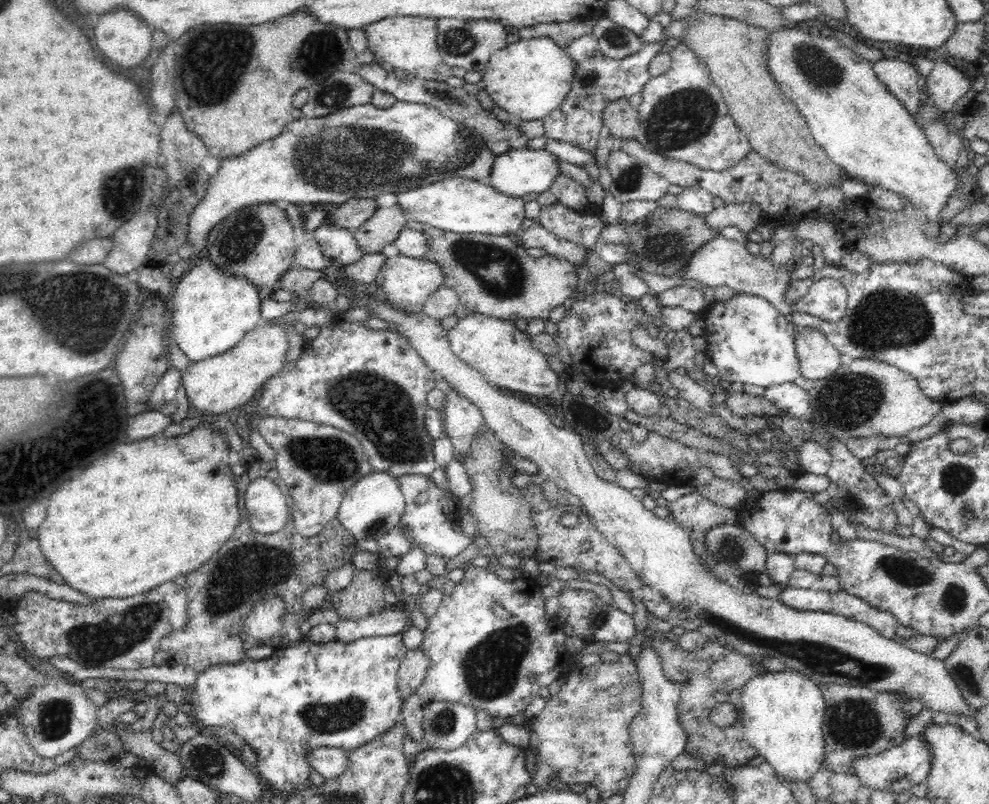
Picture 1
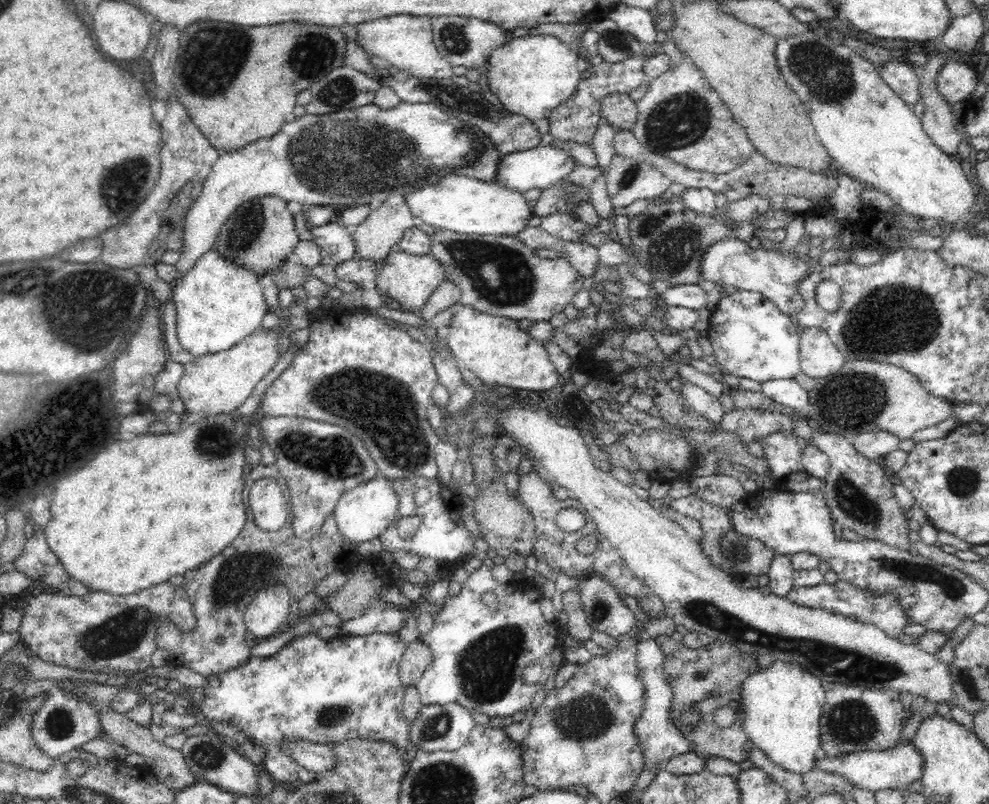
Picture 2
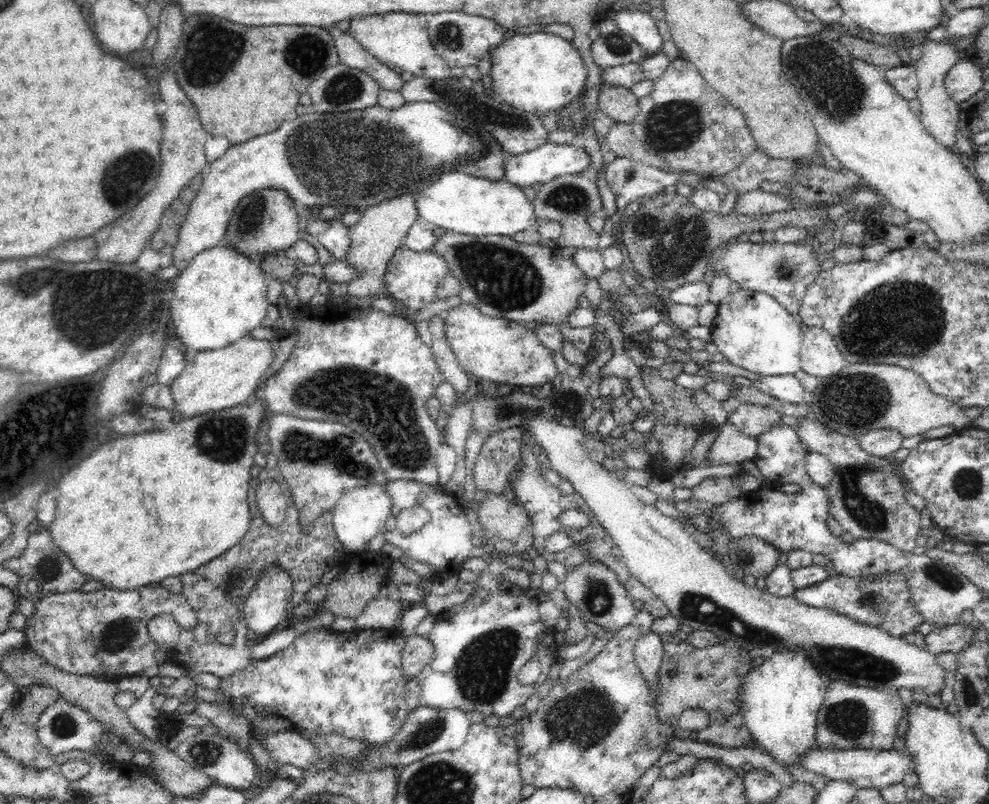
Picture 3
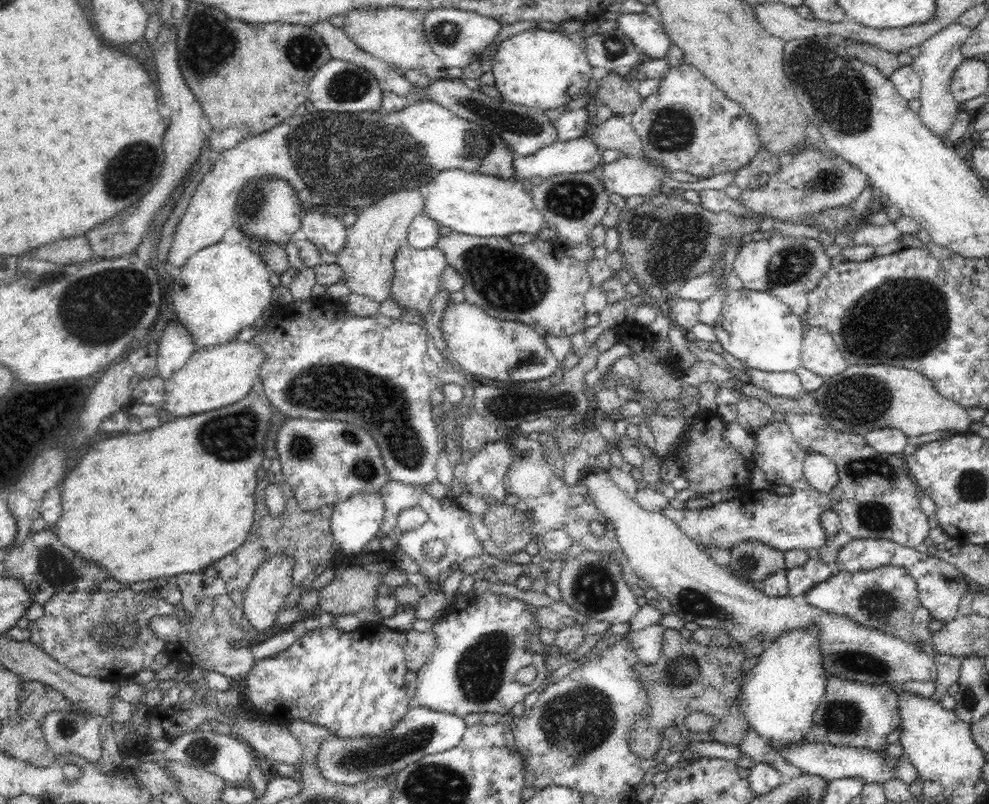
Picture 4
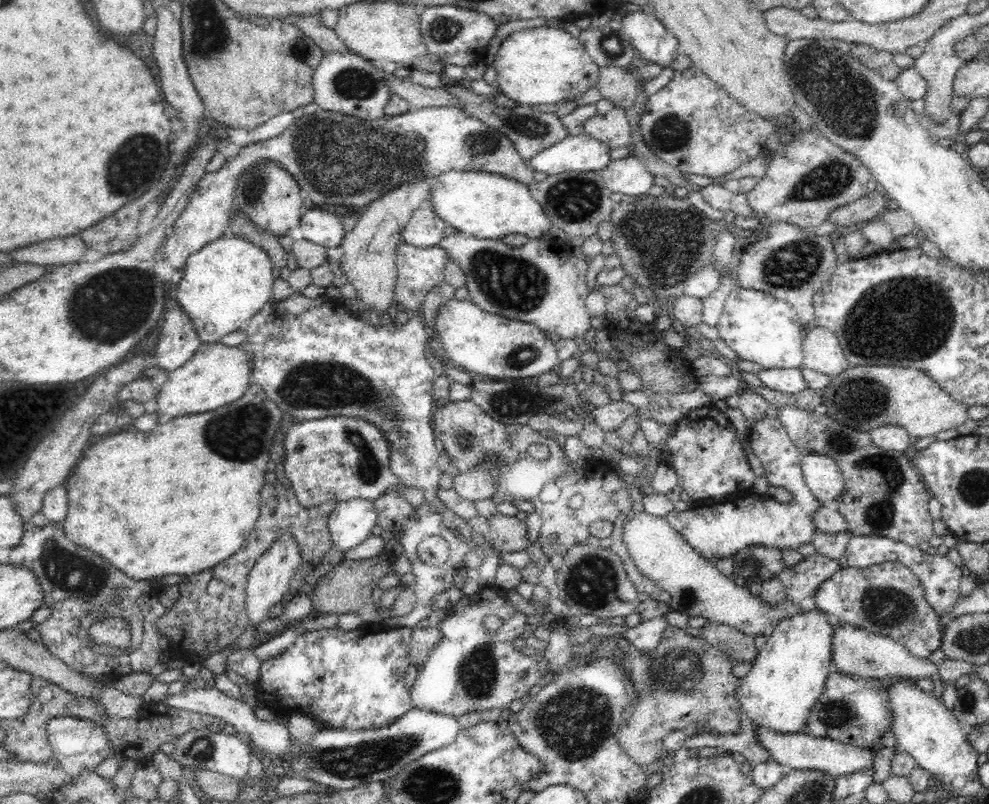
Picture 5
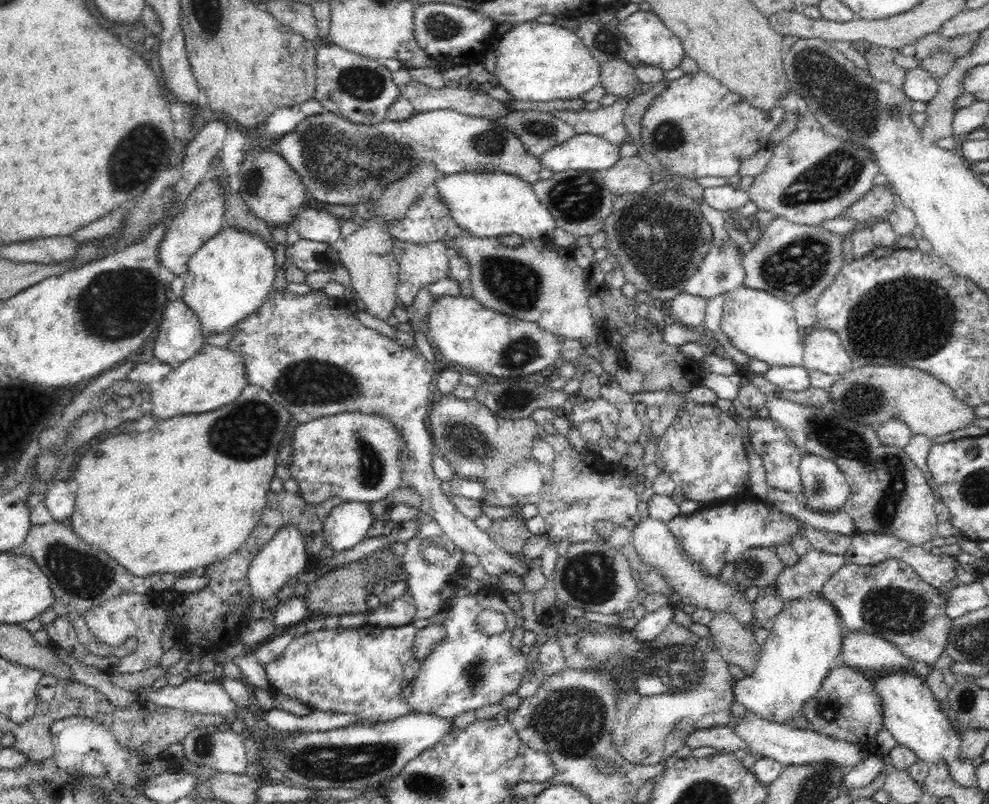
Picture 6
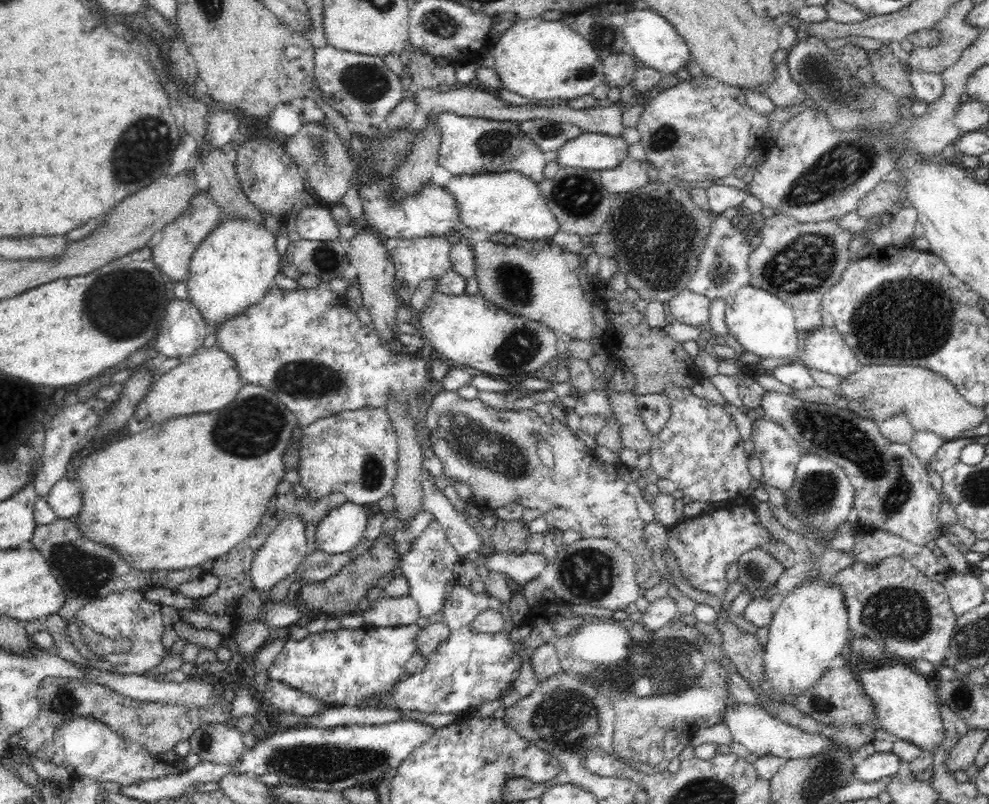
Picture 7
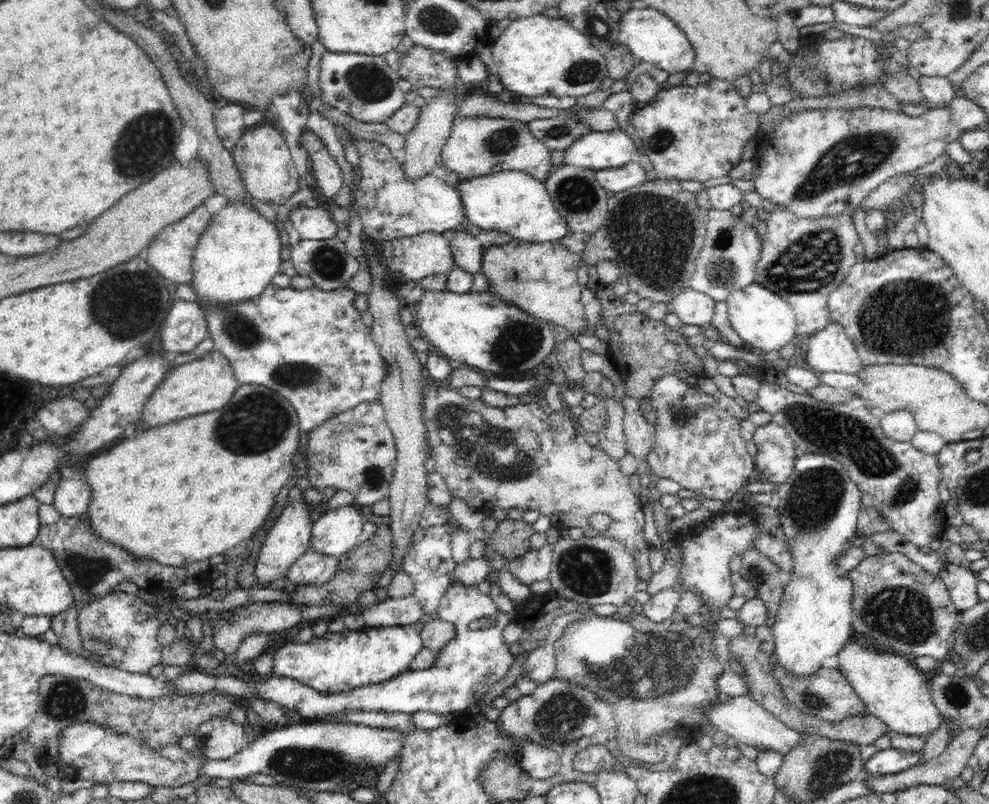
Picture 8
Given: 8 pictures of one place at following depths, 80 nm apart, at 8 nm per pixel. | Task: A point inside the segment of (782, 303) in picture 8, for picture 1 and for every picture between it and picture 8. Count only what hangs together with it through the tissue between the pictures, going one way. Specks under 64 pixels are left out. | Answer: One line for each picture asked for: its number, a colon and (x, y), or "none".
1: (749, 341)
2: (752, 338)
3: (753, 331)
4: (758, 328)
5: (759, 327)
6: (763, 326)
7: (764, 324)

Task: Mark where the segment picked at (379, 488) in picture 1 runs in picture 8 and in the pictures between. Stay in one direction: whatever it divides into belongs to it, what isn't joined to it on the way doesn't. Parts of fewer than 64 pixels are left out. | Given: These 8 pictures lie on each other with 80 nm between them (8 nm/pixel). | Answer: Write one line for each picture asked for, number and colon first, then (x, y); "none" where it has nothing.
2: (362, 514)
3: (361, 514)
4: (354, 522)
5: (351, 522)
6: (347, 525)
7: (343, 528)
8: (335, 533)

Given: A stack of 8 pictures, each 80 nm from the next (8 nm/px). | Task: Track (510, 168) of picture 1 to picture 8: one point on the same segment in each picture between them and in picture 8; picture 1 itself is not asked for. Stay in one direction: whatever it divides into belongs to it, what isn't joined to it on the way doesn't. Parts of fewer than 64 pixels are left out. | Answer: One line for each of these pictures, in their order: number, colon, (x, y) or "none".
2: (540, 167)
3: (539, 166)
4: (580, 155)
5: (582, 153)
6: (584, 151)
7: (590, 151)
8: (597, 150)

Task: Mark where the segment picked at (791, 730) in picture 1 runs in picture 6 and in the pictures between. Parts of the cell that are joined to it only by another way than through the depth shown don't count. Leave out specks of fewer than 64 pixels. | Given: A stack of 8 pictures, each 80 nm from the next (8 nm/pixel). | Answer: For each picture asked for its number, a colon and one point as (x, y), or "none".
2: (780, 705)
3: (780, 699)
4: (778, 696)
5: (787, 677)
6: (796, 657)

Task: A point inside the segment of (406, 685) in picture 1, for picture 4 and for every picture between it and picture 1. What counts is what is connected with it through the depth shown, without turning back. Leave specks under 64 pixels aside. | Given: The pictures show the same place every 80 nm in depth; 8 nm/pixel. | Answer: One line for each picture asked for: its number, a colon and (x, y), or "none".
2: (417, 656)
3: (418, 651)
4: (419, 646)

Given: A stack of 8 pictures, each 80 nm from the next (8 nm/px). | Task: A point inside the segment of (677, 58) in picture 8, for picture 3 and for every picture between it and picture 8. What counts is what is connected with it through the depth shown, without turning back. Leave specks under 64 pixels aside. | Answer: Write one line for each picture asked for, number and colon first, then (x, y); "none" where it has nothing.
3: (641, 26)
4: (649, 36)
5: (654, 43)
6: (655, 44)
7: (654, 42)

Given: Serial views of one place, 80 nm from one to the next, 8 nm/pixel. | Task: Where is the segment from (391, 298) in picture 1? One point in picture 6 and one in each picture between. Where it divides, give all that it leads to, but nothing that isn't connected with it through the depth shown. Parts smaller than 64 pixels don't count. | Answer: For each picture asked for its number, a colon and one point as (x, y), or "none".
2: (410, 280)
3: (411, 277)
4: (417, 273)
5: (419, 270)
6: (420, 265)

